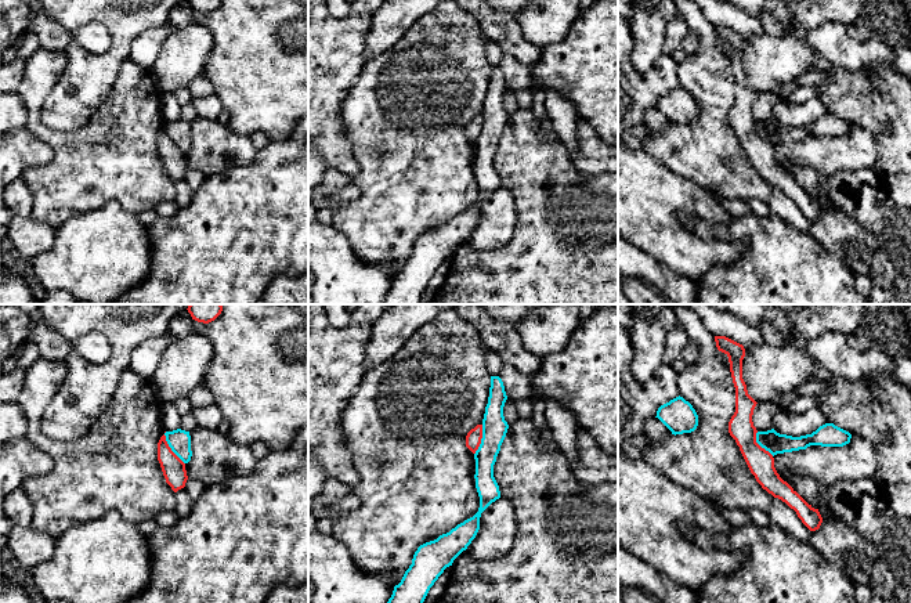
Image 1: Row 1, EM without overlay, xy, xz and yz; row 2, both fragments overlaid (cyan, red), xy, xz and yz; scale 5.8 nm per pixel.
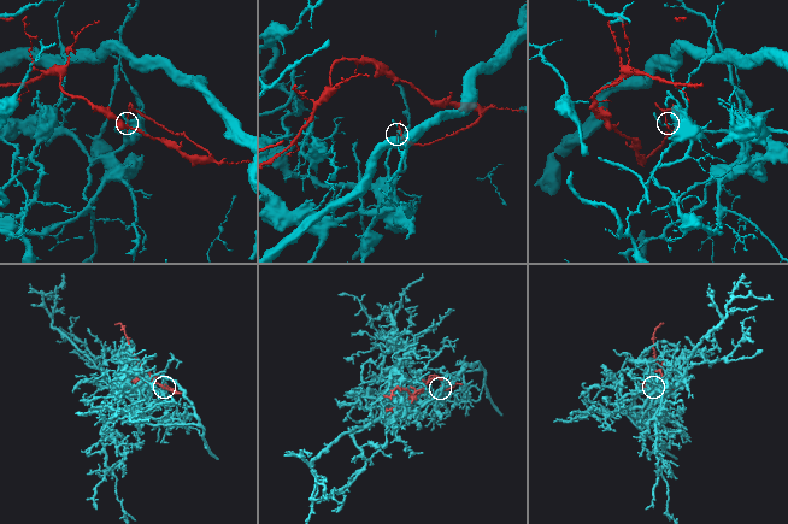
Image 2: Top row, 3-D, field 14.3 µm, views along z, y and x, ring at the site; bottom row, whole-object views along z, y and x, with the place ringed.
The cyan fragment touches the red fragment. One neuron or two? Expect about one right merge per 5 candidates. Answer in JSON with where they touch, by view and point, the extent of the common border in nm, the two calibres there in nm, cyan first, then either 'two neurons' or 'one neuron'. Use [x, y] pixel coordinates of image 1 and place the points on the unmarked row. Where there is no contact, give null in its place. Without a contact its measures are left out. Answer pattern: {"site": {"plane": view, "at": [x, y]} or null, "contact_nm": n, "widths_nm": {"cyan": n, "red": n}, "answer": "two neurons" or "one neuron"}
{"site": {"plane": "xy", "at": [170, 137]}, "contact_nm": 220, "widths_nm": {"cyan": 130, "red": 140}, "answer": "two neurons"}

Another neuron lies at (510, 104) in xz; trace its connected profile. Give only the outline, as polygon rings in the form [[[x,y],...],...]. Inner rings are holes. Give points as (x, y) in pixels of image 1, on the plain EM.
[[[507,87],[505,97],[503,97],[503,106],[507,115],[513,115],[520,111],[517,104],[516,95],[511,89]]]

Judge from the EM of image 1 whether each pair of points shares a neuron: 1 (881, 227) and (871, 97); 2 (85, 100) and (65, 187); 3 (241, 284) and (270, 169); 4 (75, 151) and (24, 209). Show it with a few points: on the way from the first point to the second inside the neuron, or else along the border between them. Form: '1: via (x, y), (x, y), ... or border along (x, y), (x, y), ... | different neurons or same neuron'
1: via (890, 195), (892, 129) | same neuron
2: border along (100, 105), (73, 130), (53, 130), (46, 126) | different neurons
3: via (241, 255), (241, 235), (270, 206), (270, 198) | same neuron
4: border along (20, 177), (33, 198), (31, 215) | different neurons

